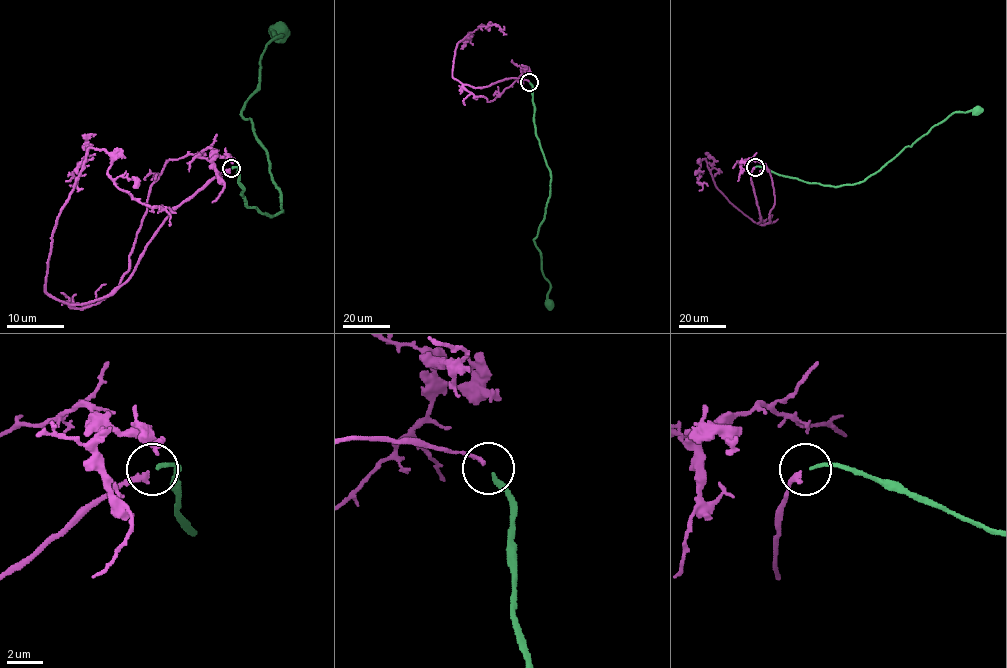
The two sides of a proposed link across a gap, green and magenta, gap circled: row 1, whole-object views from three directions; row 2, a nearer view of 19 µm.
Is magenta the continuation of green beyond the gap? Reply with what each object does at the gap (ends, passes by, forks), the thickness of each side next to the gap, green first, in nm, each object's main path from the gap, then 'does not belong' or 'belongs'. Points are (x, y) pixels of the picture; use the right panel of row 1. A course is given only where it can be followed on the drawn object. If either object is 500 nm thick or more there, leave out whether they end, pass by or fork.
green ends | magenta ends | 200/240 nm | green via (755, 167), (809, 183), (832, 186), (854, 184), (877, 172), (954, 112), (978, 111) | magenta via (754, 167), (751, 181), (758, 223), (719, 190), (705, 158), (700, 161), (699, 190) | belongs

